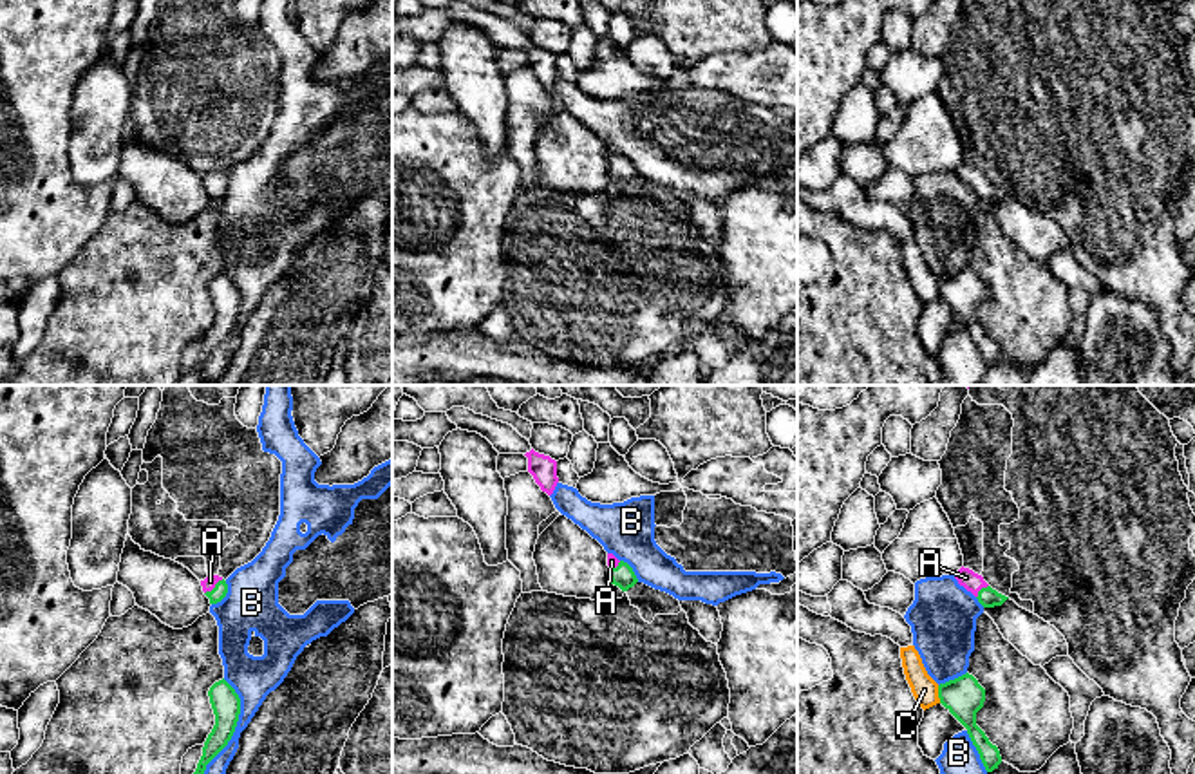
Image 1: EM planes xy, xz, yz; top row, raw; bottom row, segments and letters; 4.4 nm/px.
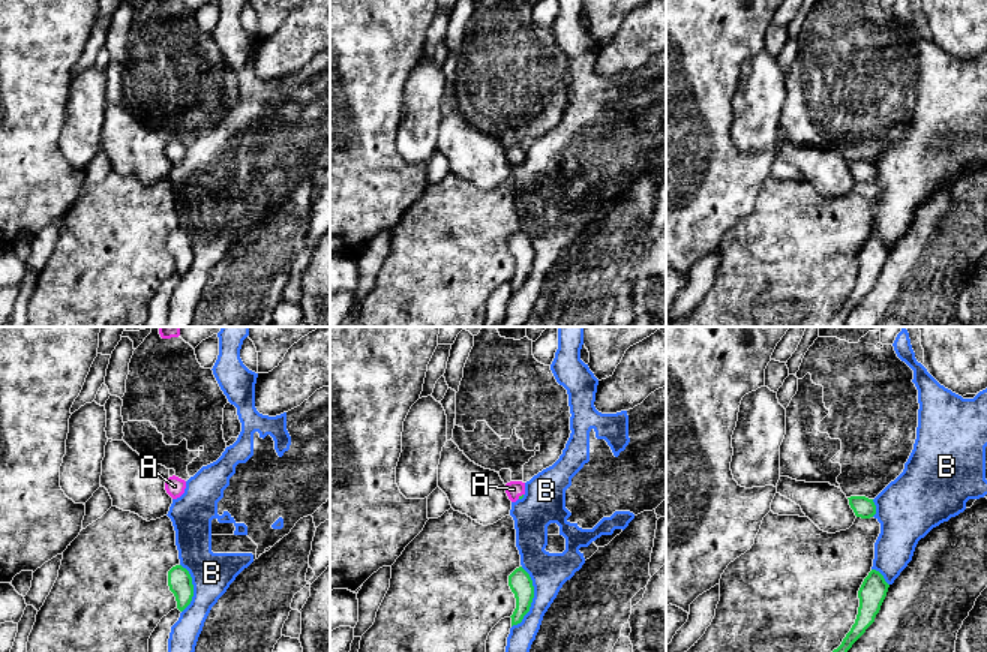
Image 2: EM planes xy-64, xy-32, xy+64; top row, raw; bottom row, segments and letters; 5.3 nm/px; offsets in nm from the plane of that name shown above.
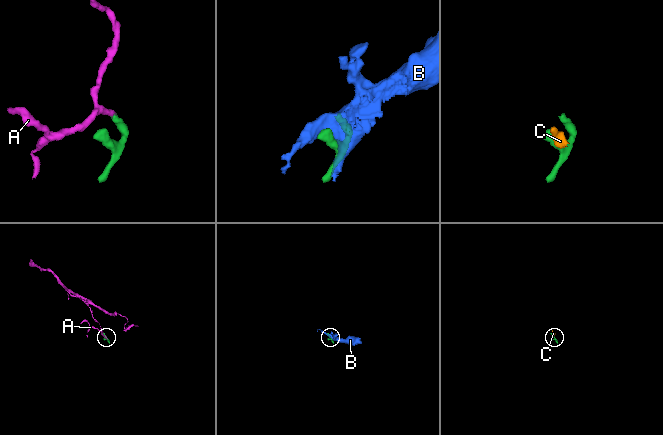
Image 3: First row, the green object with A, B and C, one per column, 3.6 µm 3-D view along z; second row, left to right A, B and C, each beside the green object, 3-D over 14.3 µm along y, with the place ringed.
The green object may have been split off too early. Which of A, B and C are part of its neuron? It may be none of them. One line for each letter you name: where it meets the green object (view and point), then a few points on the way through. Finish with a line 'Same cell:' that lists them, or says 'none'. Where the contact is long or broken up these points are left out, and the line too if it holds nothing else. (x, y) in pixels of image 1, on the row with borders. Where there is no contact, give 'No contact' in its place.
A: Touches green at xy (216, 586). Path across: xy (217, 594), (216, 586), (210, 581)
Same cell: A

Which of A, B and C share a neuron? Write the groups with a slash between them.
A / B / C

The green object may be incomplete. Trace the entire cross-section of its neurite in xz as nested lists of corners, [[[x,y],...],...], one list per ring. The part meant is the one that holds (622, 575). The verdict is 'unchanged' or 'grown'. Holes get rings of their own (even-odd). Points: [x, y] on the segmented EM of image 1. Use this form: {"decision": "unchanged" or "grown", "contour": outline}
{"decision": "grown", "contour": [[[607,553],[607,566],[611,584],[618,586],[622,591],[627,591],[638,582],[633,568],[627,562],[618,561],[613,553]]]}

